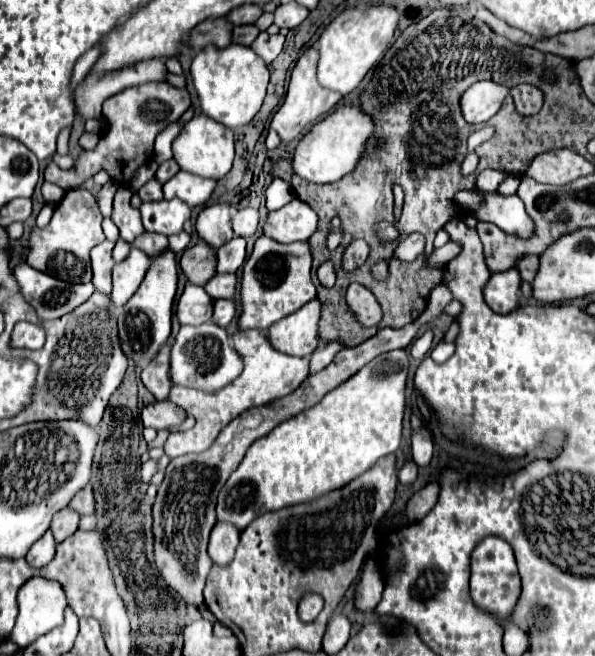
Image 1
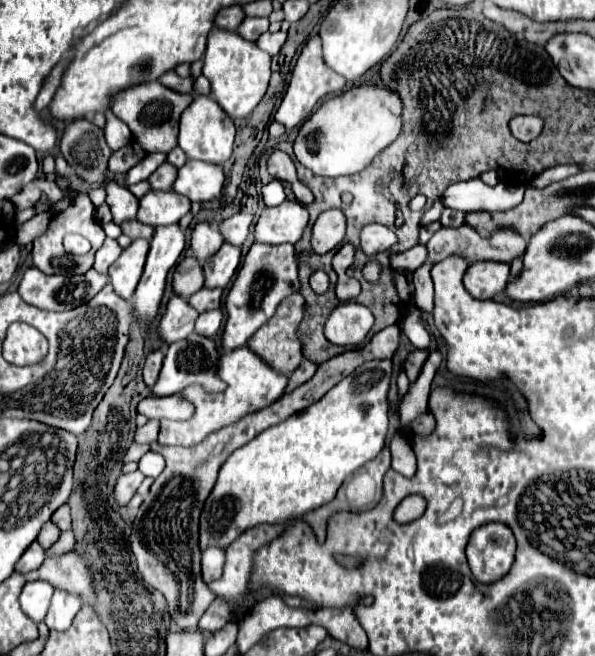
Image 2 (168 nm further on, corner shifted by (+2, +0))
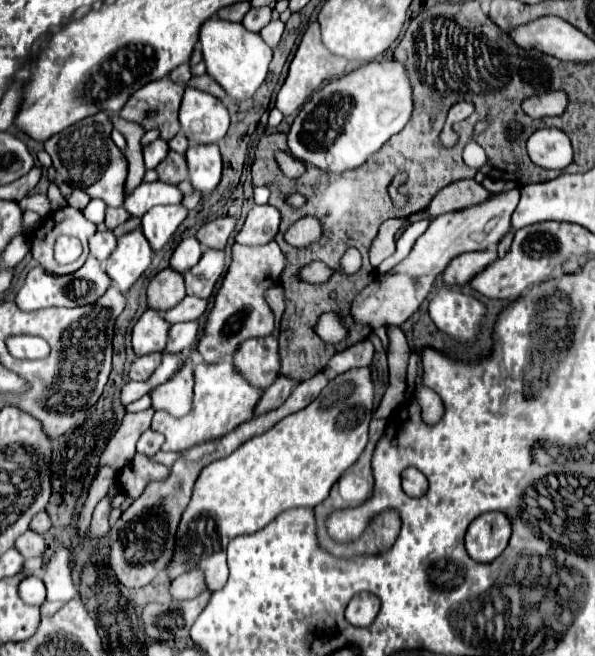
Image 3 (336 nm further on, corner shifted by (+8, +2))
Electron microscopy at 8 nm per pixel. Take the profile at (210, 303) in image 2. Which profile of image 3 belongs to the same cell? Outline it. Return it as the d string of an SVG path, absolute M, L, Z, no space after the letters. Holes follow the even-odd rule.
M184 297L174 309L164 313L164 319L168 319L168 323L186 323L192 319L198 319L202 313L206 311L206 301L198 299L198 297Z

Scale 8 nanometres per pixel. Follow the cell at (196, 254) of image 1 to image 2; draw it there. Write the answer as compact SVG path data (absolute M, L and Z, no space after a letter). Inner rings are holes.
M186 255L174 269L172 285L174 285L174 293L182 295L182 297L190 297L198 289L202 289L204 287L204 273L202 273L200 261L192 255Z

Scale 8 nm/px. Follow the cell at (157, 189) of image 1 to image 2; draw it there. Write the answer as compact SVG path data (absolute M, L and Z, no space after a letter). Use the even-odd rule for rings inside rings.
M164 163L160 165L150 177L148 177L148 183L150 183L150 189L158 189L158 191L168 191L176 179L176 173L178 169L172 167L170 163Z

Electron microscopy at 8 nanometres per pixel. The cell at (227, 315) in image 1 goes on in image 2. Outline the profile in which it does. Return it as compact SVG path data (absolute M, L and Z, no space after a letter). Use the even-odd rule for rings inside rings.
M212 309L212 311L202 313L196 321L196 333L202 333L204 337L216 335L220 325L222 325L222 319L224 319L224 315L220 309Z

